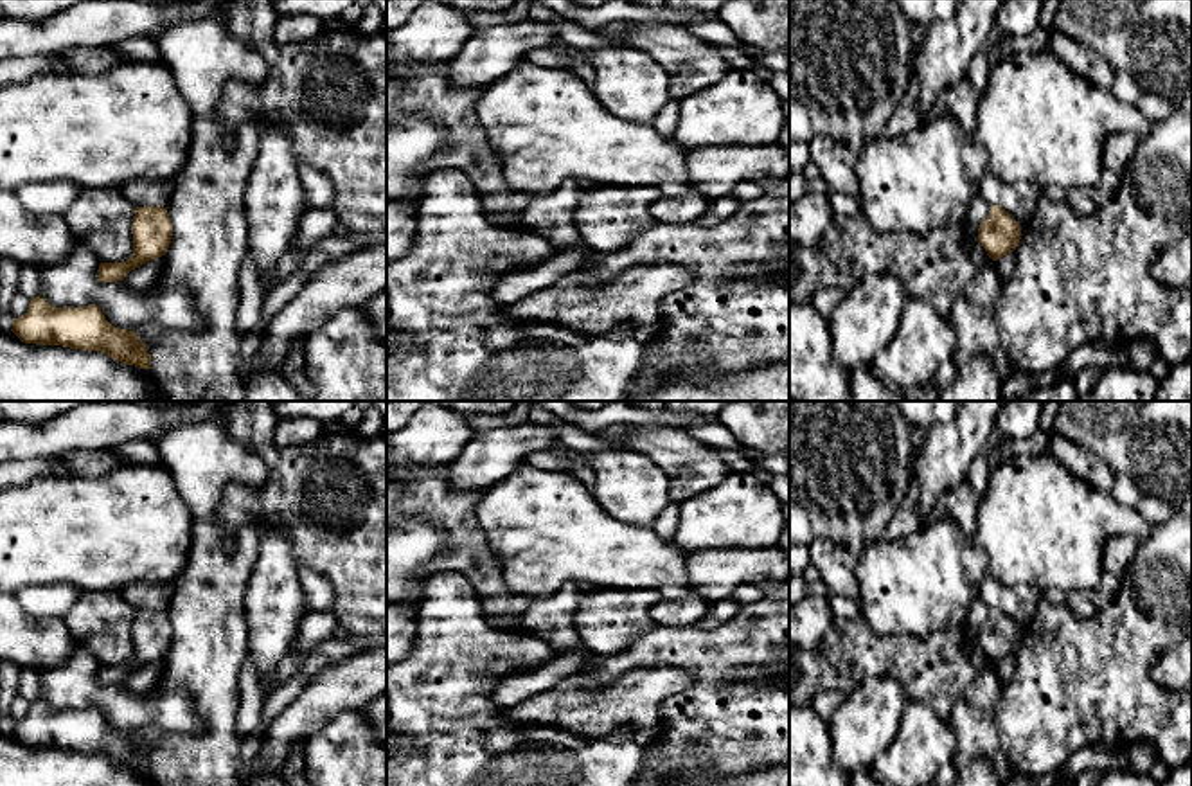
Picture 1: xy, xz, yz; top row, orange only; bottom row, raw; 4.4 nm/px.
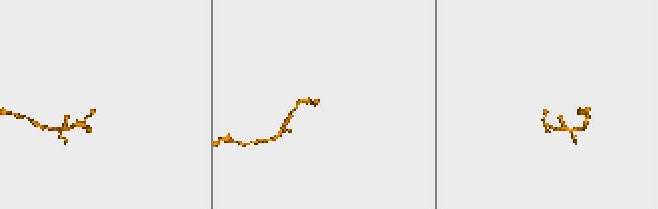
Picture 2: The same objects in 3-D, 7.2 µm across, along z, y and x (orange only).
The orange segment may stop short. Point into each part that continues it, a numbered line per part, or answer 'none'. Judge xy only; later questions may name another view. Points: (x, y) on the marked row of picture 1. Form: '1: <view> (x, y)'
none

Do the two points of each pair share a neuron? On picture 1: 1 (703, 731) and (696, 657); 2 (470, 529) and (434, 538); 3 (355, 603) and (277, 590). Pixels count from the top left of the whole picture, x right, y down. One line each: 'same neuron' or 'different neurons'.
1: same neuron
2: different neurons
3: different neurons

